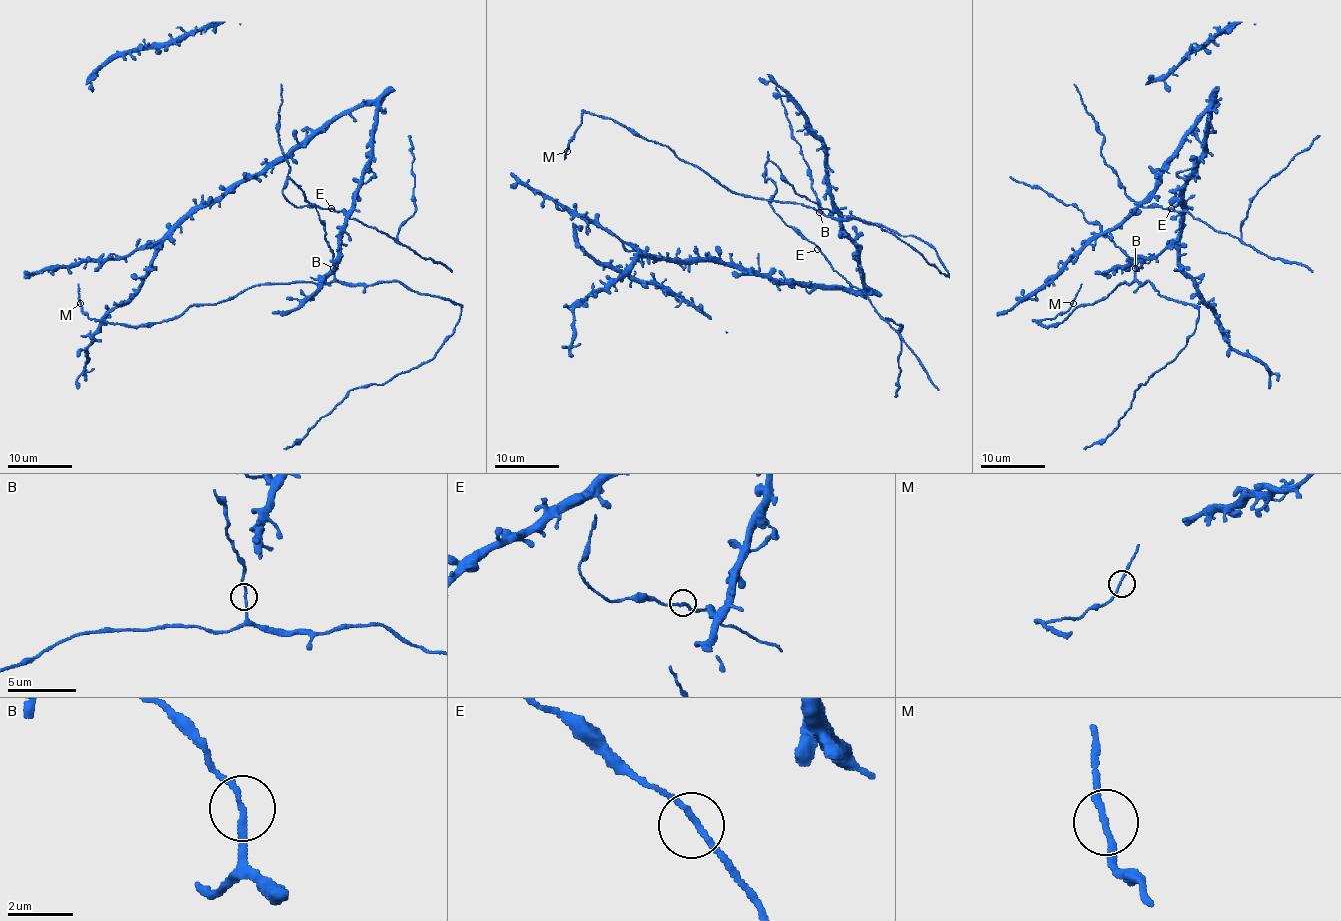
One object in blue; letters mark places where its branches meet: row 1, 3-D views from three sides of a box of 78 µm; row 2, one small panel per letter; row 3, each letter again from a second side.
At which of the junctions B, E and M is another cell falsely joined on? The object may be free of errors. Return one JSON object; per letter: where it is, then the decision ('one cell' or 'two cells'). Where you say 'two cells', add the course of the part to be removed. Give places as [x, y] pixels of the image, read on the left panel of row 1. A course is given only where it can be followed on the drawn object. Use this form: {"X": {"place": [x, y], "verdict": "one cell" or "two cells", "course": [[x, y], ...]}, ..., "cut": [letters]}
{"B": {"place": [333, 268], "verdict": "one cell"}, "E": {"place": [331, 208], "verdict": "one cell"}, "M": {"place": [80, 303], "verdict": "one cell"}, "cut": []}

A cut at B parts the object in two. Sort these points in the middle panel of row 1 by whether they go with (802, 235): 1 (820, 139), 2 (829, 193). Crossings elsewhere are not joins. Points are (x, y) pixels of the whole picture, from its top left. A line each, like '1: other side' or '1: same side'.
1: same side
2: same side

